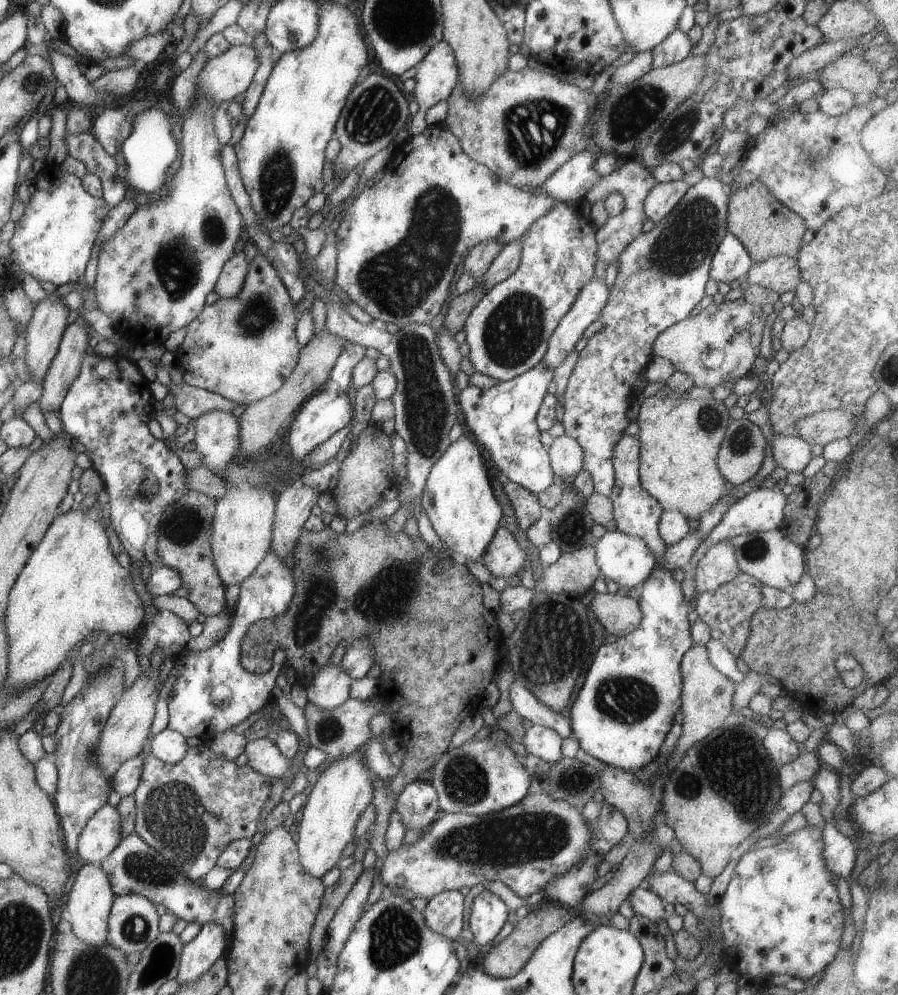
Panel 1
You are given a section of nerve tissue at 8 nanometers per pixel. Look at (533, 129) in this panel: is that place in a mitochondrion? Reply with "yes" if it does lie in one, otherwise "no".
yes

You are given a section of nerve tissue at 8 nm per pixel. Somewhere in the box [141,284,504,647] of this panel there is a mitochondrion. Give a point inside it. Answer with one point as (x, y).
(426, 412)

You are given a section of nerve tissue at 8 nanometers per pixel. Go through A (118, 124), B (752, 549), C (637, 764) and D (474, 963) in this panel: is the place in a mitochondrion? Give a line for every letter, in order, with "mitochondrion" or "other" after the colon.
A: other
B: mitochondrion
C: other
D: other

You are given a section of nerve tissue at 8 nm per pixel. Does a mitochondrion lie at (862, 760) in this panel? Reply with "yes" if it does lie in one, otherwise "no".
no

